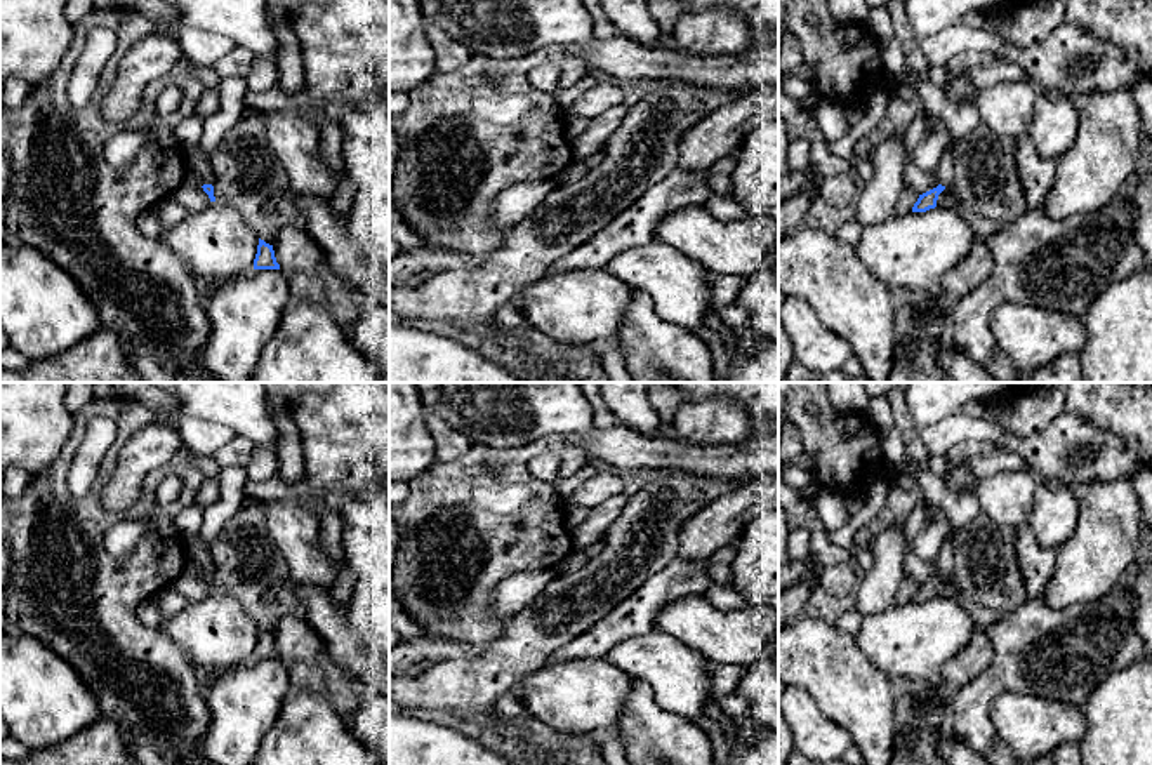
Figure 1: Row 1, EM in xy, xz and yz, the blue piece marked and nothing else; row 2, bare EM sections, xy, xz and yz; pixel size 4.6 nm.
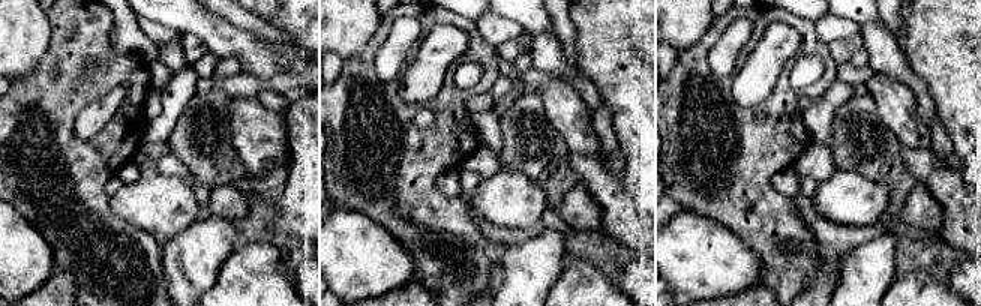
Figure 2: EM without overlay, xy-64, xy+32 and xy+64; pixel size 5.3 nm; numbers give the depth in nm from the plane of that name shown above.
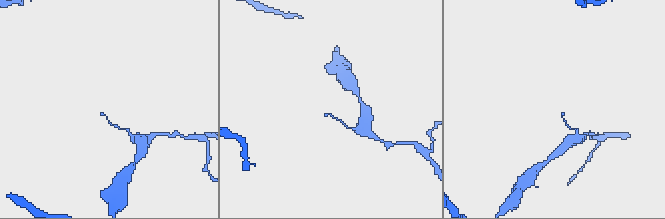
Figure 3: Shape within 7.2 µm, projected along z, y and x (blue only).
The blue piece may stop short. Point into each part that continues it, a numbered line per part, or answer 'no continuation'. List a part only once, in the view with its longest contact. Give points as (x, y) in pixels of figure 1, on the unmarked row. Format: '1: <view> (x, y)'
1: xy (197, 552)

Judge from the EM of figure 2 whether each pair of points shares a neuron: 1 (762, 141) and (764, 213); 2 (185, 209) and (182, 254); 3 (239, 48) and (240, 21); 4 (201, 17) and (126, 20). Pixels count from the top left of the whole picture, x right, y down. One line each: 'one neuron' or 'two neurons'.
1: one neuron
2: two neurons
3: two neurons
4: two neurons

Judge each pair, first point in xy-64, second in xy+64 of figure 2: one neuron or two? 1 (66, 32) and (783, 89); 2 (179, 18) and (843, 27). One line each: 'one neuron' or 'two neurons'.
1: one neuron
2: two neurons

